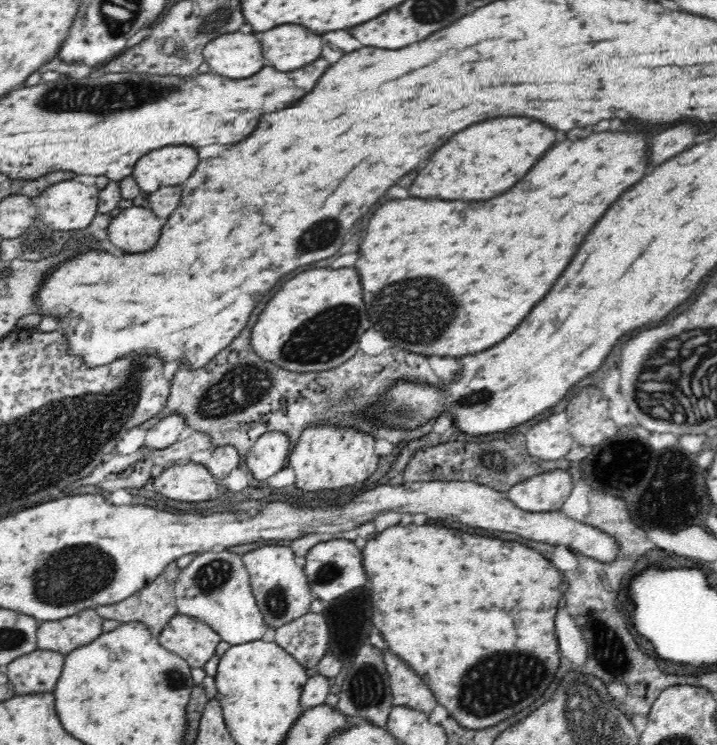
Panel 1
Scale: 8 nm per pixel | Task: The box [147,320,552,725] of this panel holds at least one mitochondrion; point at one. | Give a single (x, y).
(496, 683)

